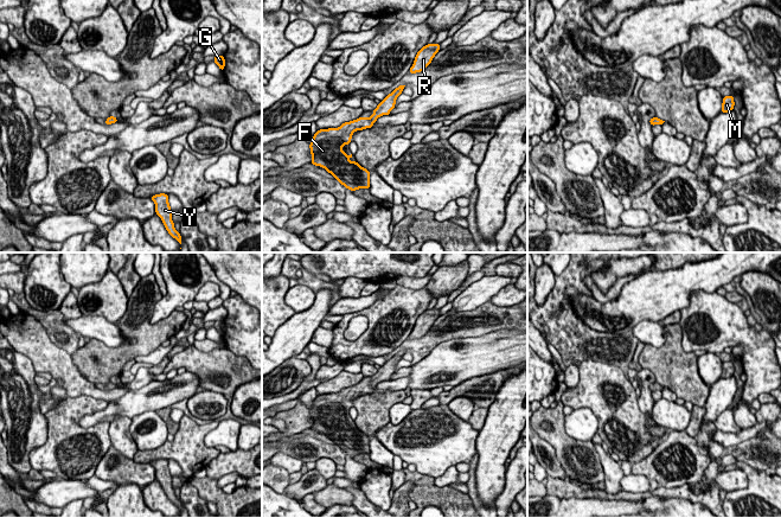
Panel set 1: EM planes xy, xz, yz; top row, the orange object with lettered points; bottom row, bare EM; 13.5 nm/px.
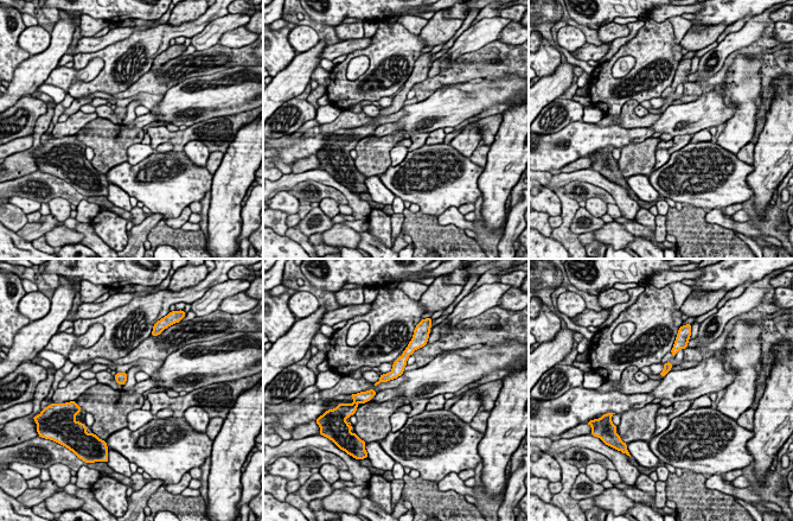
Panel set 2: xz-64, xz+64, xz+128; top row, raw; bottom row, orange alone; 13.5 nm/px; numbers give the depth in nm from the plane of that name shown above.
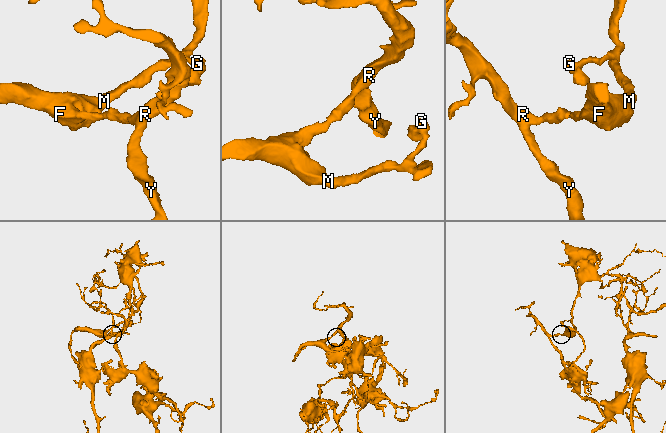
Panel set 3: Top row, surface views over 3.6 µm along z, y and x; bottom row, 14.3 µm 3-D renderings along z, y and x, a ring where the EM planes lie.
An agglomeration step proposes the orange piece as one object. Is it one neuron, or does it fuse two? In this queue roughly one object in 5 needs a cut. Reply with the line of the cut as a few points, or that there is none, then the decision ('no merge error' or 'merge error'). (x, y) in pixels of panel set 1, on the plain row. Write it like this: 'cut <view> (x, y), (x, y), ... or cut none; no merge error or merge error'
cut none; no merge error

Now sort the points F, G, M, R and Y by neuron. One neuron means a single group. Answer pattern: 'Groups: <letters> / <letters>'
Groups: F G M R Y

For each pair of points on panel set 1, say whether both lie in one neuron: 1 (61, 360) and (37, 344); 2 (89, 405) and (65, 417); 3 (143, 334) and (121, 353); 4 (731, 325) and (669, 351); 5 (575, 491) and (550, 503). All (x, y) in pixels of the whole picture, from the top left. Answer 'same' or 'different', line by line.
1: same
2: same
3: same
4: different
5: different

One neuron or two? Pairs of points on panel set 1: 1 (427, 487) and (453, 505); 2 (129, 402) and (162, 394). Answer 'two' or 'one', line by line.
1: one
2: one

